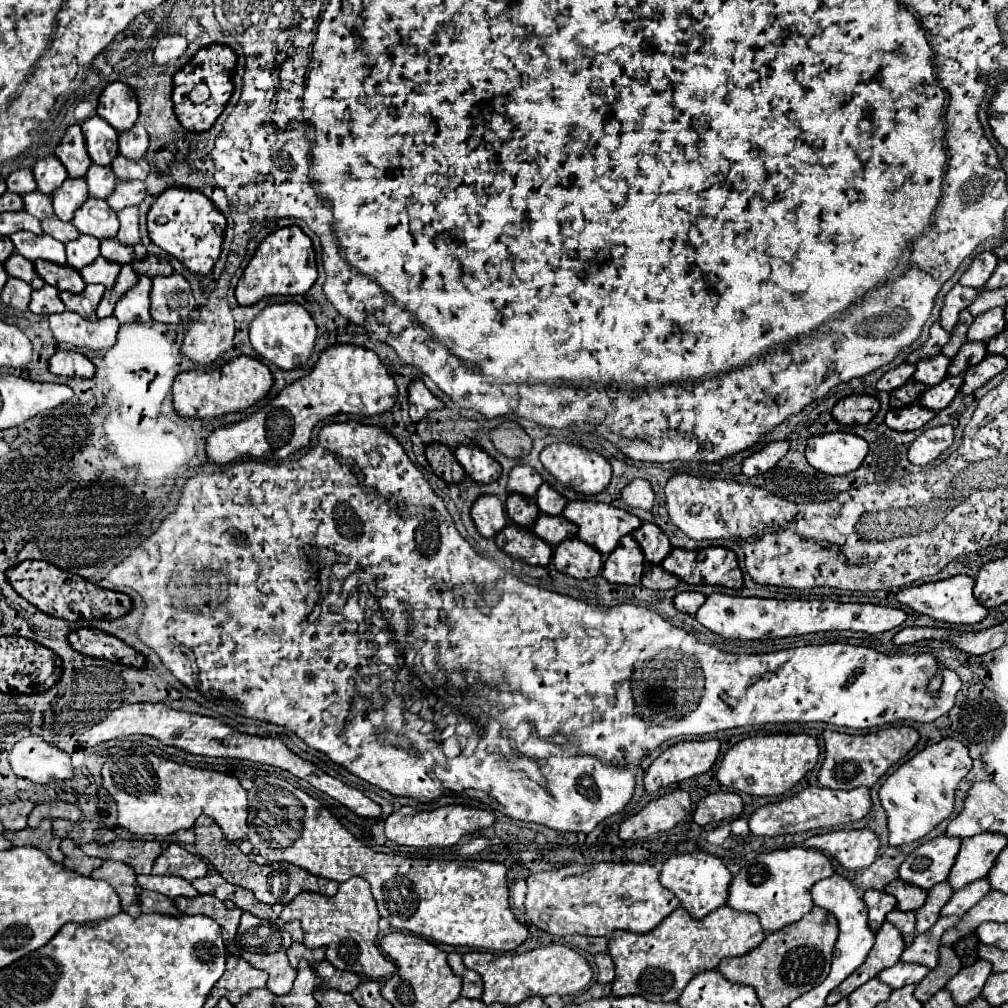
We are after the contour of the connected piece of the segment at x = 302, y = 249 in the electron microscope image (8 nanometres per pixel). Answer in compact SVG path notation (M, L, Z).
M291 225L277 229L259 243L253 259L249 261L247 269L243 271L237 283L235 297L239 305L253 305L267 295L301 295L311 289L315 279L317 263L311 239L297 225Z

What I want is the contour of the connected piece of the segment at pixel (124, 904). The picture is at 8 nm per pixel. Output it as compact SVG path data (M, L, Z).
M105 861L97 871L93 871L91 875L93 879L105 879L119 895L121 899L121 911L131 915L131 917L139 917L139 887L135 881L135 871L131 867L125 867L123 863L117 861Z

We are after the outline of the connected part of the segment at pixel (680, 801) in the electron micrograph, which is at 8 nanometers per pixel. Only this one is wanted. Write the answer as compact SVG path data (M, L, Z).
M677 789L651 801L637 815L627 817L619 825L619 837L623 841L645 839L647 835L675 827L689 813L691 813L691 797L687 791Z

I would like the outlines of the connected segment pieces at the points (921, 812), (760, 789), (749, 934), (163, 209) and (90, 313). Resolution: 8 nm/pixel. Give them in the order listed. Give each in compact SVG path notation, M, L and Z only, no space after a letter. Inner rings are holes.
M943 739L925 747L913 759L903 763L893 775L889 775L879 791L889 823L889 843L899 847L917 841L947 819L953 813L955 787L969 773L969 769L971 757L967 747L955 739Z
M759 735L735 743L723 757L717 779L721 785L741 793L769 797L783 795L797 785L817 763L819 747L809 735Z
M677 907L655 931L633 935L615 931L609 939L609 955L615 963L613 995L639 995L649 1001L677 1001L685 985L701 971L715 969L723 957L739 957L755 949L765 939L757 915L721 907L705 919L691 919L683 907Z
M185 185L167 187L151 205L147 213L147 229L151 241L163 251L177 257L189 271L205 275L213 269L215 261L221 253L223 233L225 233L225 217L213 205L209 197L199 191L193 191Z
M87 285L81 293L71 293L71 291L61 291L61 301L69 311L75 311L79 315L85 315L87 319L97 319L95 309L99 301L103 299L105 287L101 285Z

